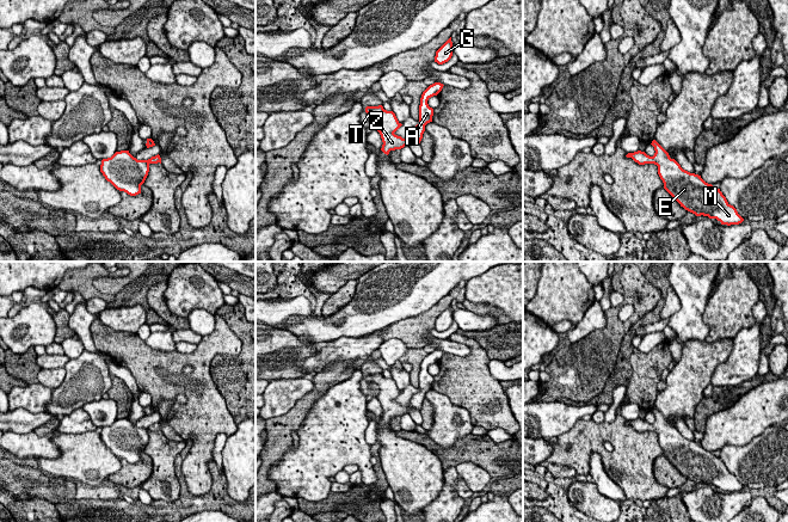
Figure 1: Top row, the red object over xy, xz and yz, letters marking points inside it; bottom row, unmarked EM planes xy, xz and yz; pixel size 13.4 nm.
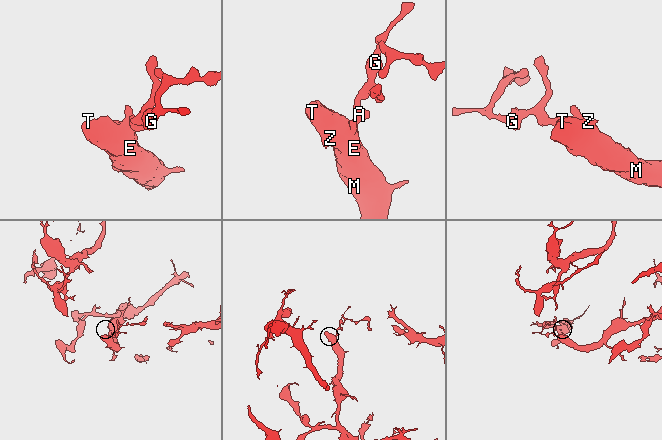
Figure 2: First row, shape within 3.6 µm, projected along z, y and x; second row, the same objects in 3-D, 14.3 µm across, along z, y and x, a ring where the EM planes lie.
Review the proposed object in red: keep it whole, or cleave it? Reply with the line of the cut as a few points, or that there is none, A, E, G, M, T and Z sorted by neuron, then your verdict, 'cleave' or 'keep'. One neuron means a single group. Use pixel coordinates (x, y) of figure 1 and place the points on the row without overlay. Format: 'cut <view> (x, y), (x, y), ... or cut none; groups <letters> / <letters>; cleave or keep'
cut none; groups A E G M T Z; keep

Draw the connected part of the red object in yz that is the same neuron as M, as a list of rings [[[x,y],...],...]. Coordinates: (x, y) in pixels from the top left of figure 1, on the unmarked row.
[[[655,407],[651,412],[655,418],[653,424],[641,418],[628,420],[626,424],[632,425],[639,432],[657,432],[664,456],[681,474],[696,484],[716,486],[721,492],[739,492],[744,489],[737,477],[727,469],[720,456],[706,450],[701,443],[683,437]]]

